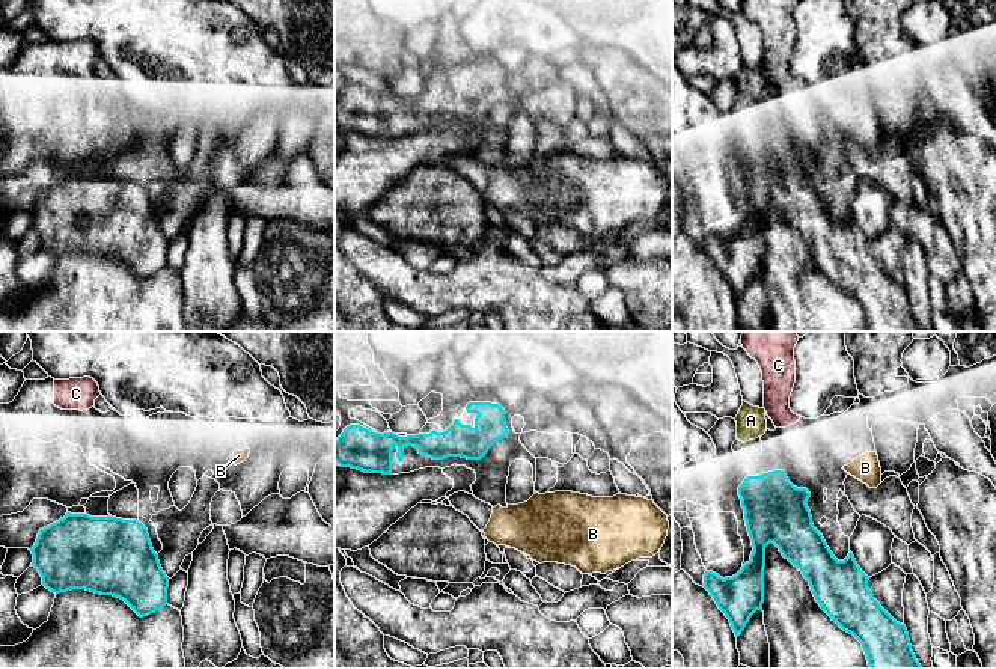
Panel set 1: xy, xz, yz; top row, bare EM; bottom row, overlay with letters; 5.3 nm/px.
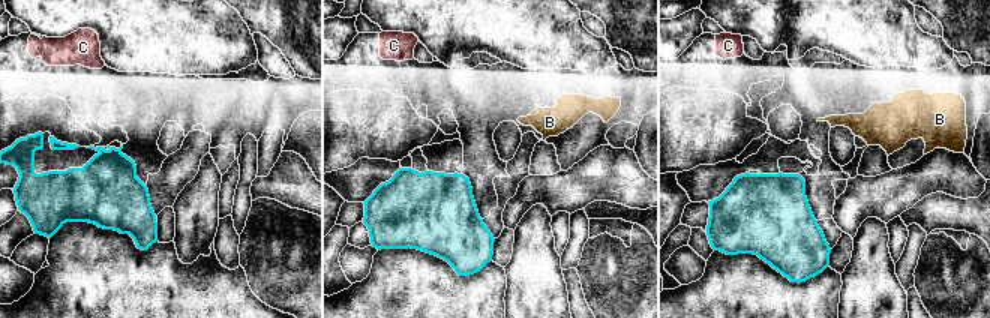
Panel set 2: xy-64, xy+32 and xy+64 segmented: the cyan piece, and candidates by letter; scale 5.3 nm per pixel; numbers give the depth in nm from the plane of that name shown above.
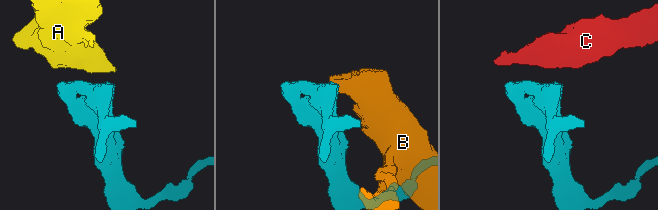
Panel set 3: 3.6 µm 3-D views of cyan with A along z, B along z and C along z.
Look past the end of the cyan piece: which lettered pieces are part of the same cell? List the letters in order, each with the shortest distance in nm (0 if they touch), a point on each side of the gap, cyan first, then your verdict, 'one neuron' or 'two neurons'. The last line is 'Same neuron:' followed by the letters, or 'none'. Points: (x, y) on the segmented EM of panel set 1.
A: 180 nm | yz (748, 476), (745, 442) | one neuron
B: 220 nm | yz (809, 493), (843, 467) | two neurons
C: 240 nm | yz (776, 470), (776, 427) | two neurons
Same neuron: A

